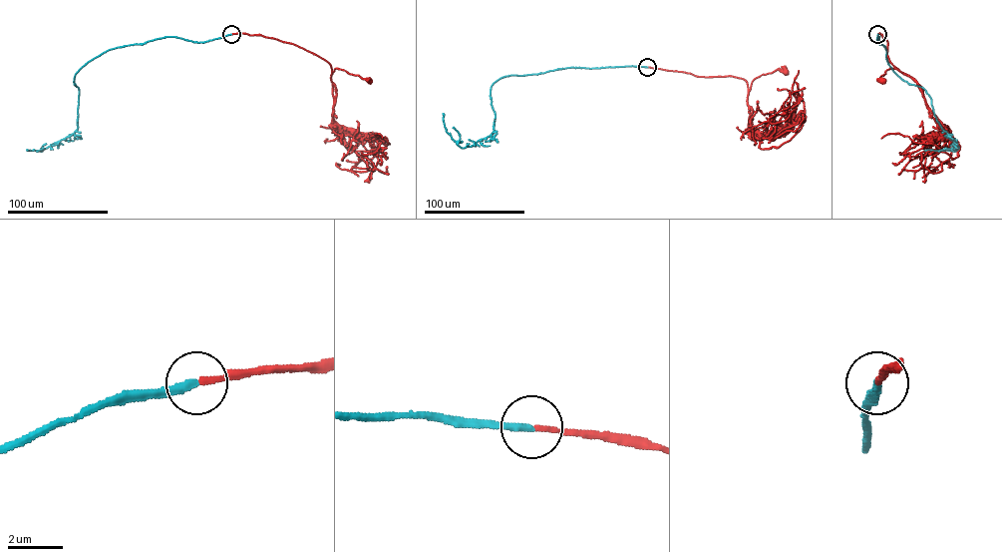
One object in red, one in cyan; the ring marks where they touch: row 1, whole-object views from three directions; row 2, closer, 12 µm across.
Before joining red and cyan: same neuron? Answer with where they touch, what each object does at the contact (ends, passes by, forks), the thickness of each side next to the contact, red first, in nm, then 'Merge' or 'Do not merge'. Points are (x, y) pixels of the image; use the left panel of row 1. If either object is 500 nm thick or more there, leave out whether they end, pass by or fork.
Place: (231, 34). At the ring red ends. At the ring cyan ends. Thickness 200 nm (red) against 280 nm. Merge

